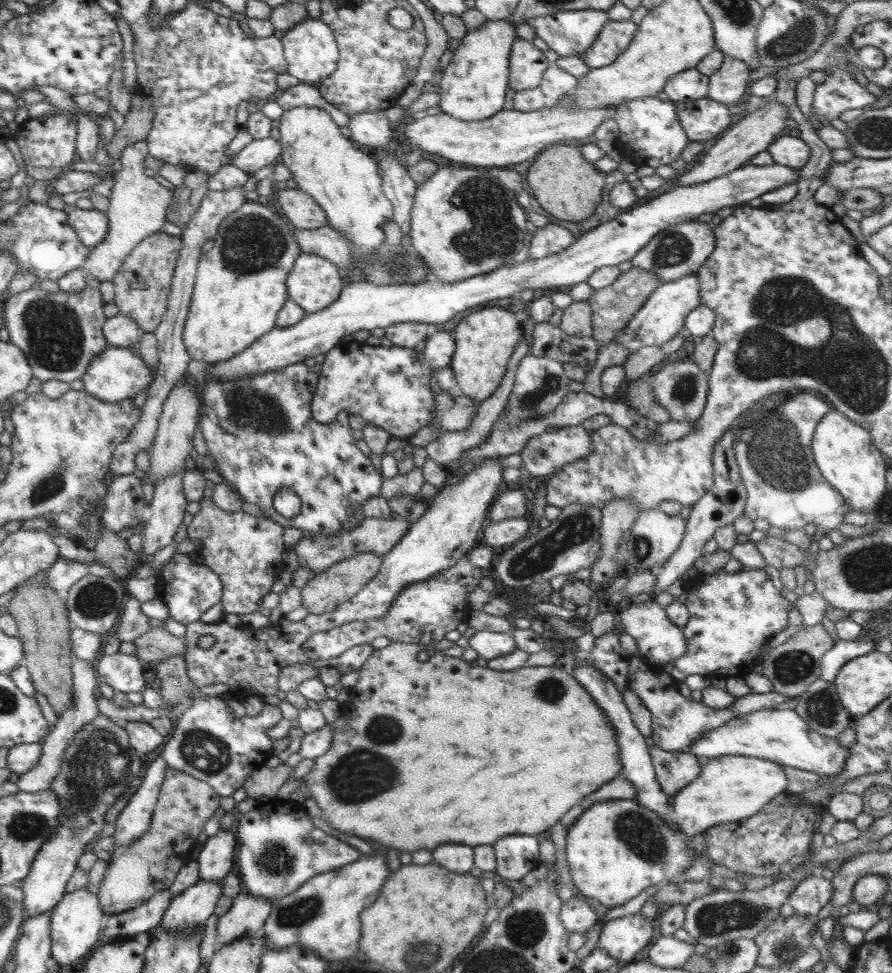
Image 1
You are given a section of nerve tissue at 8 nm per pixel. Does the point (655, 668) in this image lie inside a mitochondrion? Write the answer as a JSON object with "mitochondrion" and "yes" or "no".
{"mitochondrion":"no"}

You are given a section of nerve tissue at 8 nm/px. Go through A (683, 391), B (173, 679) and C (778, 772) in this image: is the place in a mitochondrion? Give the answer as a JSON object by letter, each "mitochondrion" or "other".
{"A":"mitochondrion","B":"mitochondrion","C":"other"}

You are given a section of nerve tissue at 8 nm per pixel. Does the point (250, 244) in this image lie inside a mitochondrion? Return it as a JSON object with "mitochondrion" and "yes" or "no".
{"mitochondrion":"yes"}

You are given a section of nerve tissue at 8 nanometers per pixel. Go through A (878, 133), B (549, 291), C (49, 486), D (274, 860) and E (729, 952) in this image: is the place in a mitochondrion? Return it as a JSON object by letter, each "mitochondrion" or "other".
{"A":"mitochondrion","B":"other","C":"mitochondrion","D":"mitochondrion","E":"mitochondrion"}

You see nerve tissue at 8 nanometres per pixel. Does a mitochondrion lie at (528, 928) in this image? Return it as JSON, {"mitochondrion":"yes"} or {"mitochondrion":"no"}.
{"mitochondrion":"yes"}

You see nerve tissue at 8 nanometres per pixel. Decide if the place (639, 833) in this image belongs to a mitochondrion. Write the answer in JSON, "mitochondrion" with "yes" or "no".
{"mitochondrion":"yes"}

